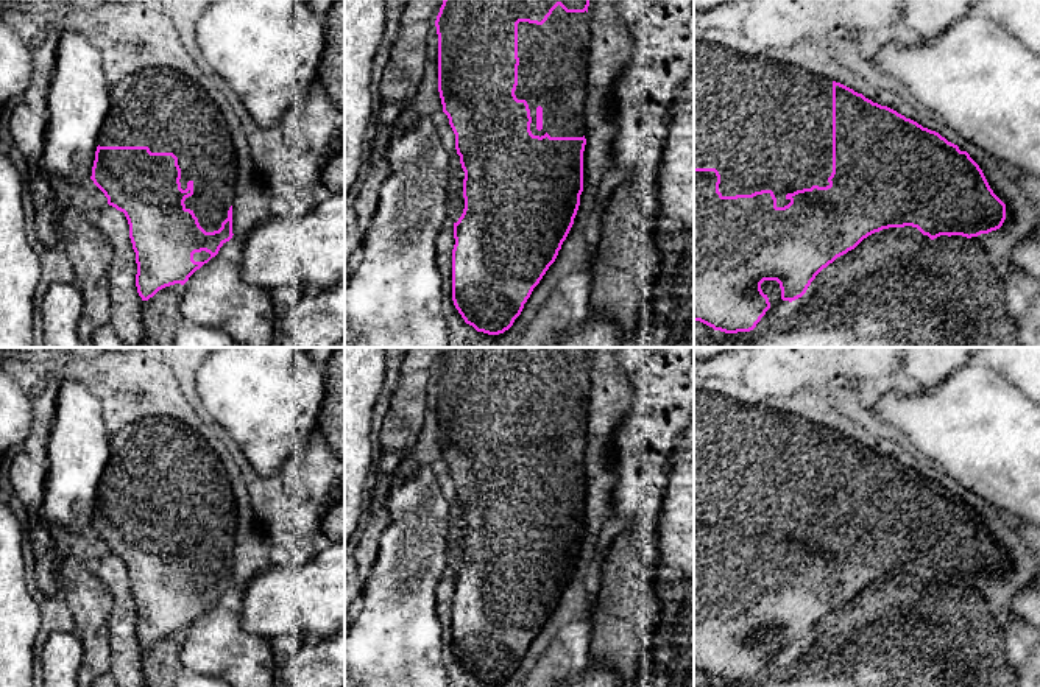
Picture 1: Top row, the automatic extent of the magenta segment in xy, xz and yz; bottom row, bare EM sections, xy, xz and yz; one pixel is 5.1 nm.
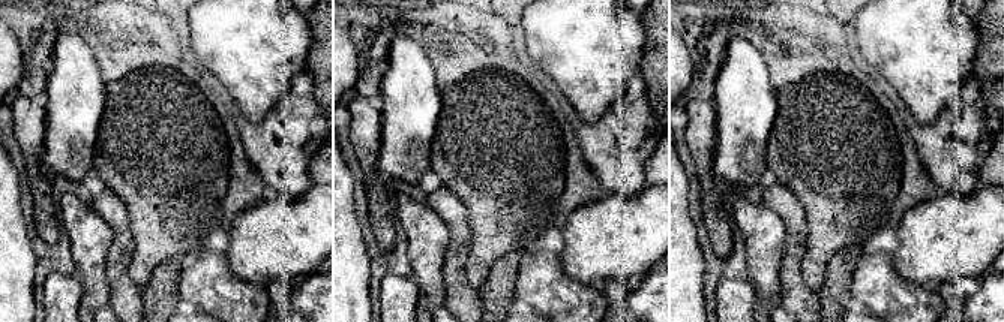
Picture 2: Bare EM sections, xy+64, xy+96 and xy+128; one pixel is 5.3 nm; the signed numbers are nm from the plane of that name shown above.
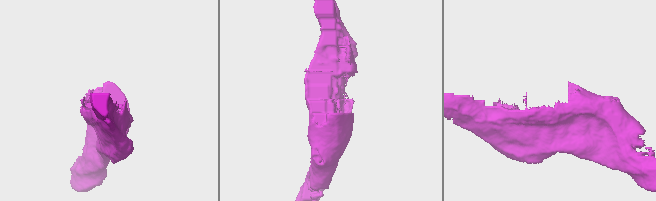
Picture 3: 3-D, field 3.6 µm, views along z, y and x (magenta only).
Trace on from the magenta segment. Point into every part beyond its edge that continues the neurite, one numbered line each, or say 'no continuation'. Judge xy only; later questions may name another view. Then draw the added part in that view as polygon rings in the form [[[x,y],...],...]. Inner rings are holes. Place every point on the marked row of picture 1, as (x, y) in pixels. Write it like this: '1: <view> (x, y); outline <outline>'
1: xy (167, 111); outline [[[150,69],[137,72],[111,86],[111,106],[103,122],[100,146],[148,146],[151,153],[173,153],[181,168],[181,188],[193,182],[193,195],[186,198],[186,209],[190,209],[206,232],[221,227],[228,210],[235,198],[235,159],[228,134],[228,126],[220,109],[204,89],[187,73],[170,69]]]

